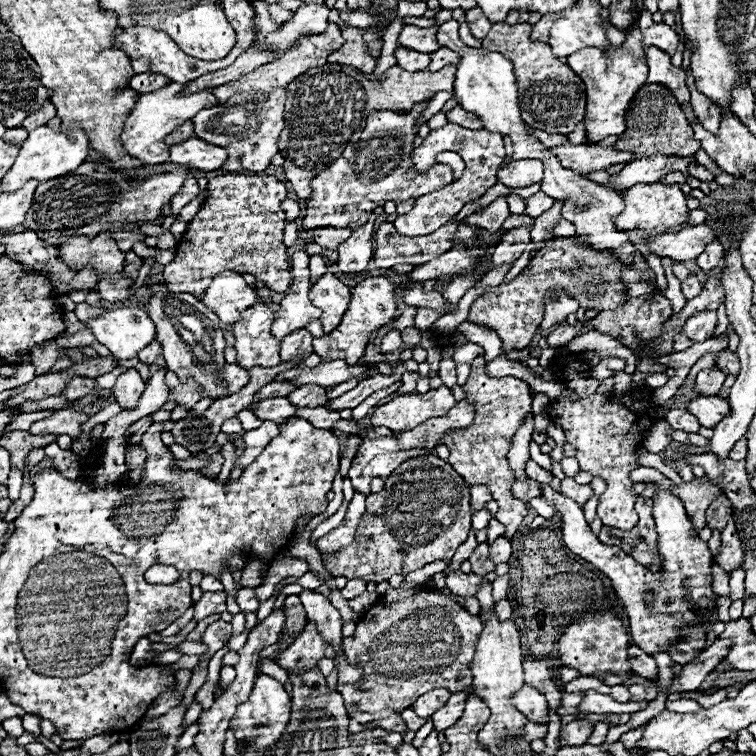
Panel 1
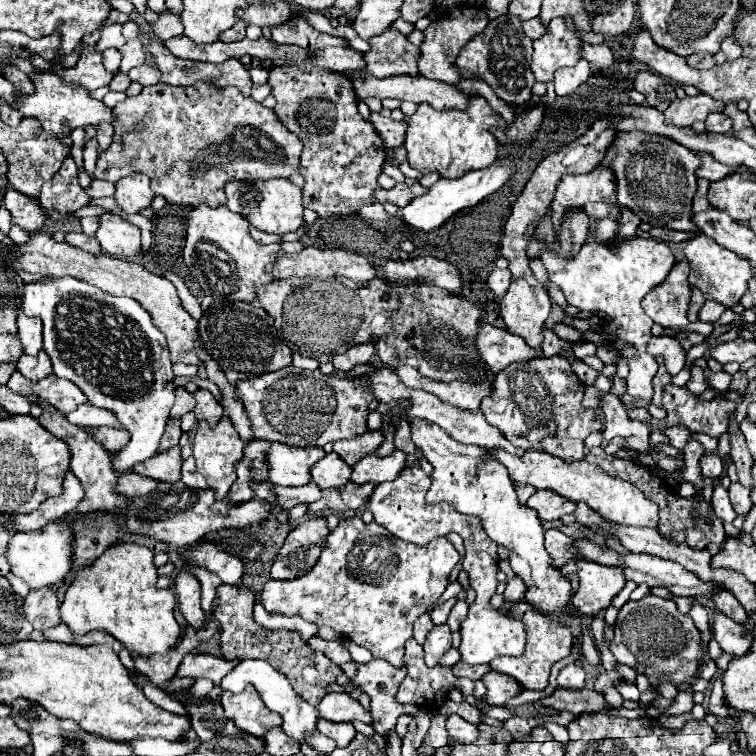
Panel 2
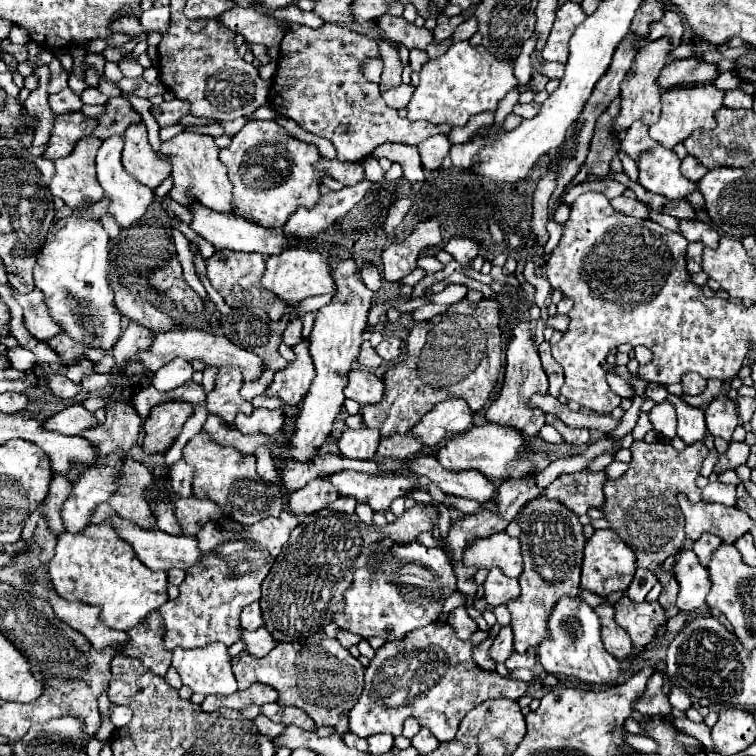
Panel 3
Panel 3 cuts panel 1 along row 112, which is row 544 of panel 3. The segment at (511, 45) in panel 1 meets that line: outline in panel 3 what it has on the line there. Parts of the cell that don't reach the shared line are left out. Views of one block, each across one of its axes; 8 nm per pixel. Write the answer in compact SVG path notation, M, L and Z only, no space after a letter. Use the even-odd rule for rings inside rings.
M540 496L532 500L518 516L516 522L522 526L522 556L524 572L518 578L522 594L508 602L510 610L510 628L514 634L514 650L524 654L530 646L538 646L548 636L548 618L562 596L576 596L580 590L580 568L582 568L582 550L584 536L582 524L574 512L566 512L564 504L546 500Z

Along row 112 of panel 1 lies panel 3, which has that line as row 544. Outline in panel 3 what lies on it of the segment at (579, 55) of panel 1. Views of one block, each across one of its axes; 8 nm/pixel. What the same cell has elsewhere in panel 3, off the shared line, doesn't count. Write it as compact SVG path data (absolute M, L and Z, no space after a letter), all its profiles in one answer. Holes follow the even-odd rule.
M596 530L592 538L584 546L584 560L582 560L582 574L580 574L580 588L590 590L602 598L616 590L626 590L630 580L636 572L636 560L632 550L622 542L622 538L614 530Z

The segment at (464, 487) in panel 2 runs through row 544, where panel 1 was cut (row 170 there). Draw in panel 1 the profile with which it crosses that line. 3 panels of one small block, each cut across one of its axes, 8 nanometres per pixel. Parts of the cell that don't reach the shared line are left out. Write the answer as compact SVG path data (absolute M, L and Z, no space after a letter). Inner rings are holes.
M514 160L498 172L498 180L508 188L524 188L542 182L544 166L540 160Z

